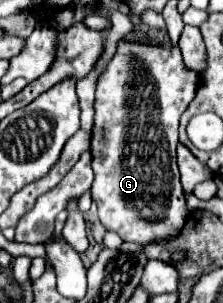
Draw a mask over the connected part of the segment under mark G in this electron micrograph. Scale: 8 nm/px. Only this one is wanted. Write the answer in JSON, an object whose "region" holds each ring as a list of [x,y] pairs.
{"region":[[[117,42],[117,52],[97,76],[95,90],[95,126],[91,132],[91,156],[95,180],[91,186],[93,202],[99,208],[101,224],[117,232],[125,242],[135,244],[169,244],[173,242],[187,216],[185,192],[179,182],[177,168],[177,128],[179,118],[193,100],[197,74],[185,70],[181,50],[177,46],[155,46],[143,42]]]}

